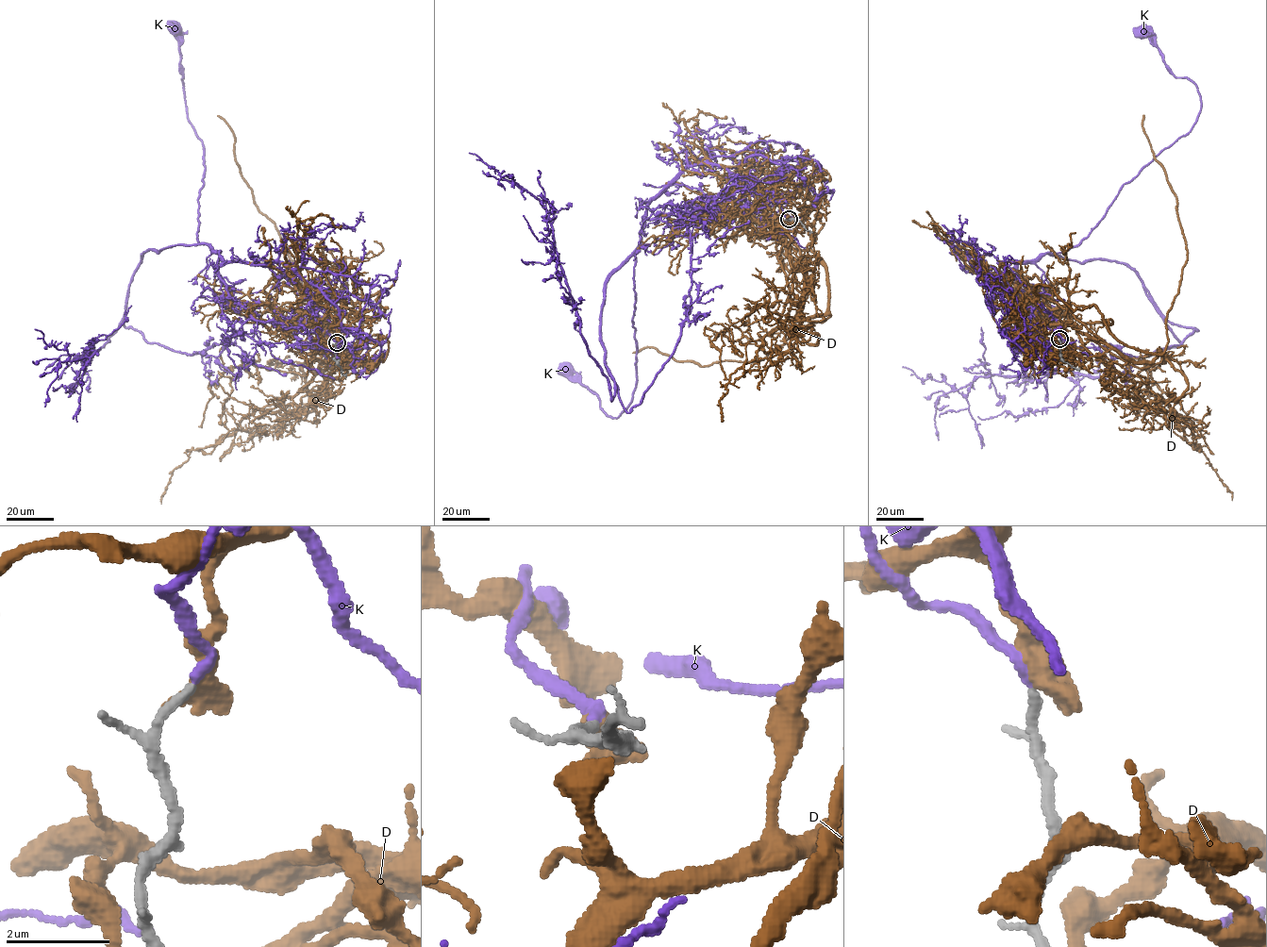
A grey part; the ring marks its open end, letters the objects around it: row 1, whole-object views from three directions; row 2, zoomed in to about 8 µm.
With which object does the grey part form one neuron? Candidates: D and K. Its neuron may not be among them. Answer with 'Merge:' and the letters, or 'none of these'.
Merge: K

